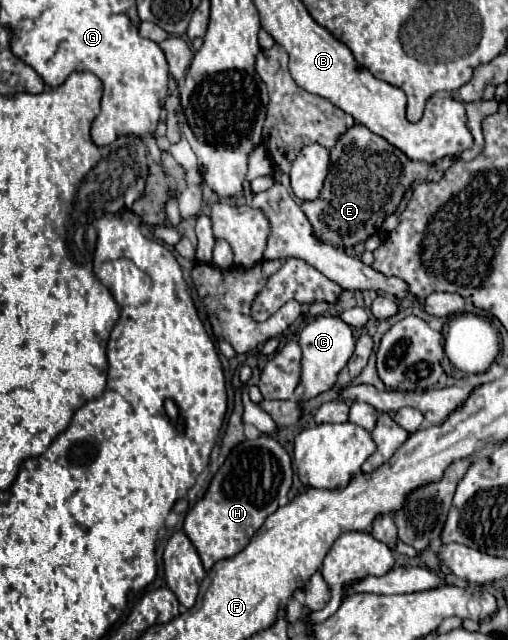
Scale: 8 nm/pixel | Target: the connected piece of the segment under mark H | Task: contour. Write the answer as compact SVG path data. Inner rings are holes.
M259 436L235 446L235 450L215 474L203 500L189 508L183 524L183 530L197 548L207 572L211 566L215 566L215 562L233 558L247 548L253 534L263 526L267 516L271 516L279 504L287 502L291 476L291 458L275 438Z

